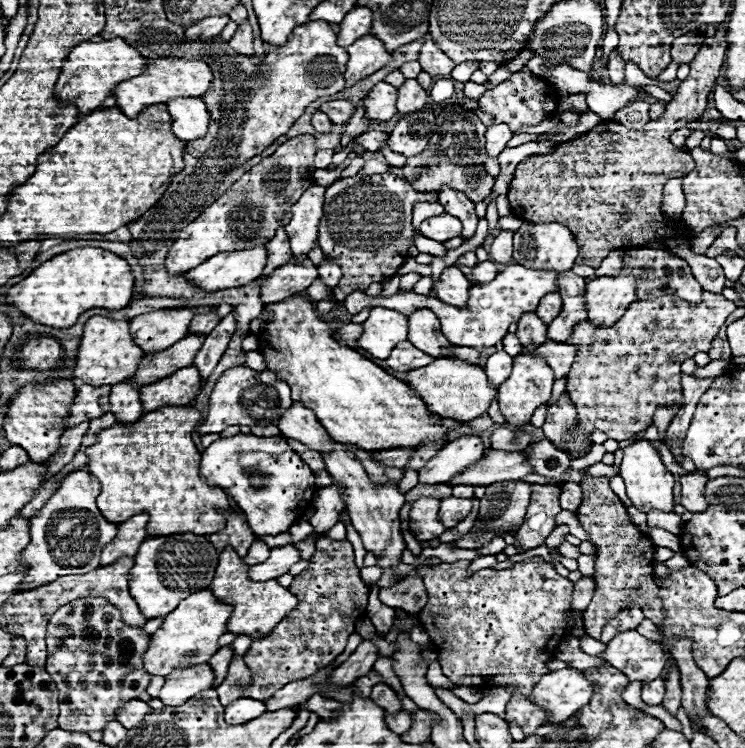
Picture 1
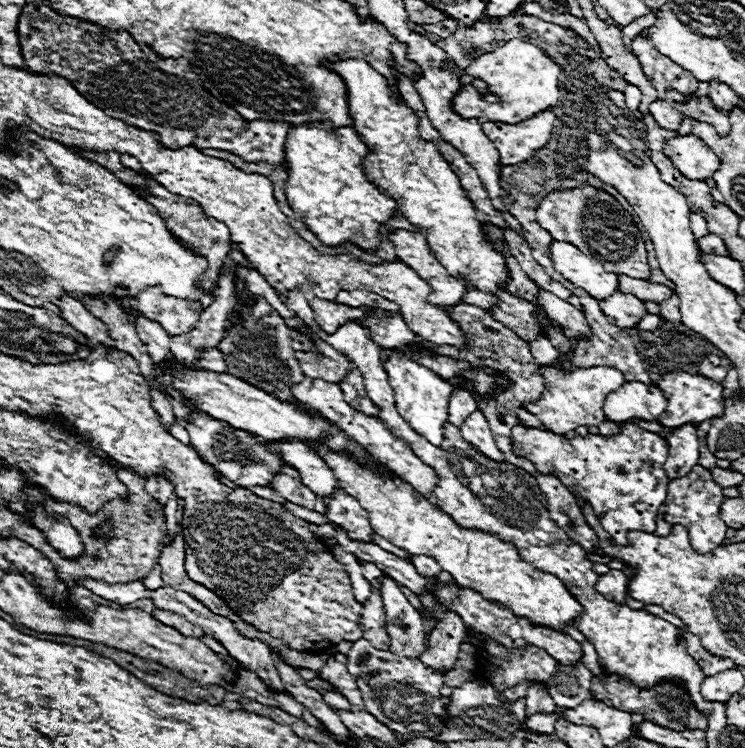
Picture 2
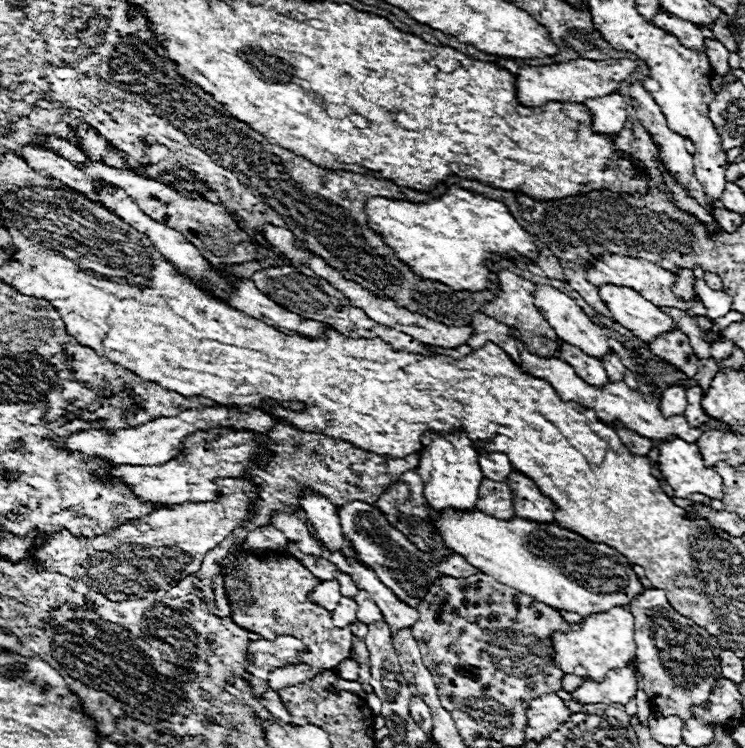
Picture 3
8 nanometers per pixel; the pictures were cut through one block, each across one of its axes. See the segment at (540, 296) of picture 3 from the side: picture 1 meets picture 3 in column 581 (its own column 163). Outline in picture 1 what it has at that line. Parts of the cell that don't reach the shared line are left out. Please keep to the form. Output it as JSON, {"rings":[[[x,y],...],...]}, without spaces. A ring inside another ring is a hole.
{"rings":[[[160,308],[132,318],[130,334],[134,342],[152,354],[172,346],[188,334],[188,324],[194,316],[192,308]]]}

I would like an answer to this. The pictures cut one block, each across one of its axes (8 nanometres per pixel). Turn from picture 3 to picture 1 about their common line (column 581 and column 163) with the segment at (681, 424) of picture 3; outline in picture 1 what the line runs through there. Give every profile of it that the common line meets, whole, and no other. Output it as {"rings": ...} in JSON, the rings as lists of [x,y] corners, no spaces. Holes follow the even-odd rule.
{"rings":[[[186,366],[174,374],[160,378],[140,388],[140,400],[144,412],[160,406],[184,406],[190,404],[202,390],[202,378],[196,366]]]}

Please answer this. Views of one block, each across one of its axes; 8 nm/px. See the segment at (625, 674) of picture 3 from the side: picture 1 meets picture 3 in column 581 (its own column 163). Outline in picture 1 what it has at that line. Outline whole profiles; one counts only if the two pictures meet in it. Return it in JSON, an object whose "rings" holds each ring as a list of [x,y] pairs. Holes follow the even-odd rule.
{"rings":[[[208,664],[174,670],[172,674],[166,676],[166,684],[162,686],[158,698],[166,706],[176,706],[176,704],[186,702],[188,698],[200,694],[202,690],[212,688],[214,680],[216,680],[216,674]]]}

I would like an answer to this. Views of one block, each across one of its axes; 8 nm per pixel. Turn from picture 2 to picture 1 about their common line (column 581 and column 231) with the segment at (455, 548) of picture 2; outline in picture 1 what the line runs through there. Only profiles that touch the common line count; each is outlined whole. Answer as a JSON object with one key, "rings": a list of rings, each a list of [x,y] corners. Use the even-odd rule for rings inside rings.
{"rings":[[[202,590],[184,598],[152,634],[152,642],[144,654],[144,668],[150,674],[168,676],[176,668],[188,668],[208,662],[208,658],[212,658],[212,654],[216,654],[218,650],[218,638],[226,632],[230,614],[232,606],[220,602],[210,590]]]}

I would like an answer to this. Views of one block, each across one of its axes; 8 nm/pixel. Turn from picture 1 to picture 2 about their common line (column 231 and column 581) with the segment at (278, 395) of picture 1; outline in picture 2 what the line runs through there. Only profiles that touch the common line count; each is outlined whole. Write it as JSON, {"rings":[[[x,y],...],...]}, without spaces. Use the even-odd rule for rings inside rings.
{"rings":[[[542,366],[542,374],[546,376],[546,392],[542,394],[540,402],[524,406],[528,412],[538,416],[538,420],[548,426],[556,434],[566,434],[576,430],[578,426],[598,426],[606,422],[604,416],[604,400],[610,392],[618,390],[624,384],[624,376],[614,368],[594,366],[594,368],[580,368],[580,370],[556,370]]]}

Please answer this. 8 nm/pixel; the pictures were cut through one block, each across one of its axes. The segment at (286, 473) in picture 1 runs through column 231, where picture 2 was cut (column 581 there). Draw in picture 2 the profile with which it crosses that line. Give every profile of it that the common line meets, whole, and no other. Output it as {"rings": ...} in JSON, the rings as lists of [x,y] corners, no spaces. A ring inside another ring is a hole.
{"rings":[[[626,424],[620,434],[604,438],[604,436],[578,436],[578,438],[564,438],[560,434],[554,434],[550,430],[536,430],[528,428],[524,430],[522,426],[516,426],[512,432],[512,440],[516,446],[516,454],[528,456],[540,472],[552,472],[564,486],[568,486],[570,492],[580,494],[582,500],[590,502],[600,526],[612,536],[616,544],[626,544],[626,532],[630,530],[642,530],[642,532],[654,532],[656,530],[656,514],[658,508],[664,504],[668,496],[668,476],[664,474],[664,462],[668,456],[668,446],[666,440],[654,432],[646,432],[636,424]]]}

